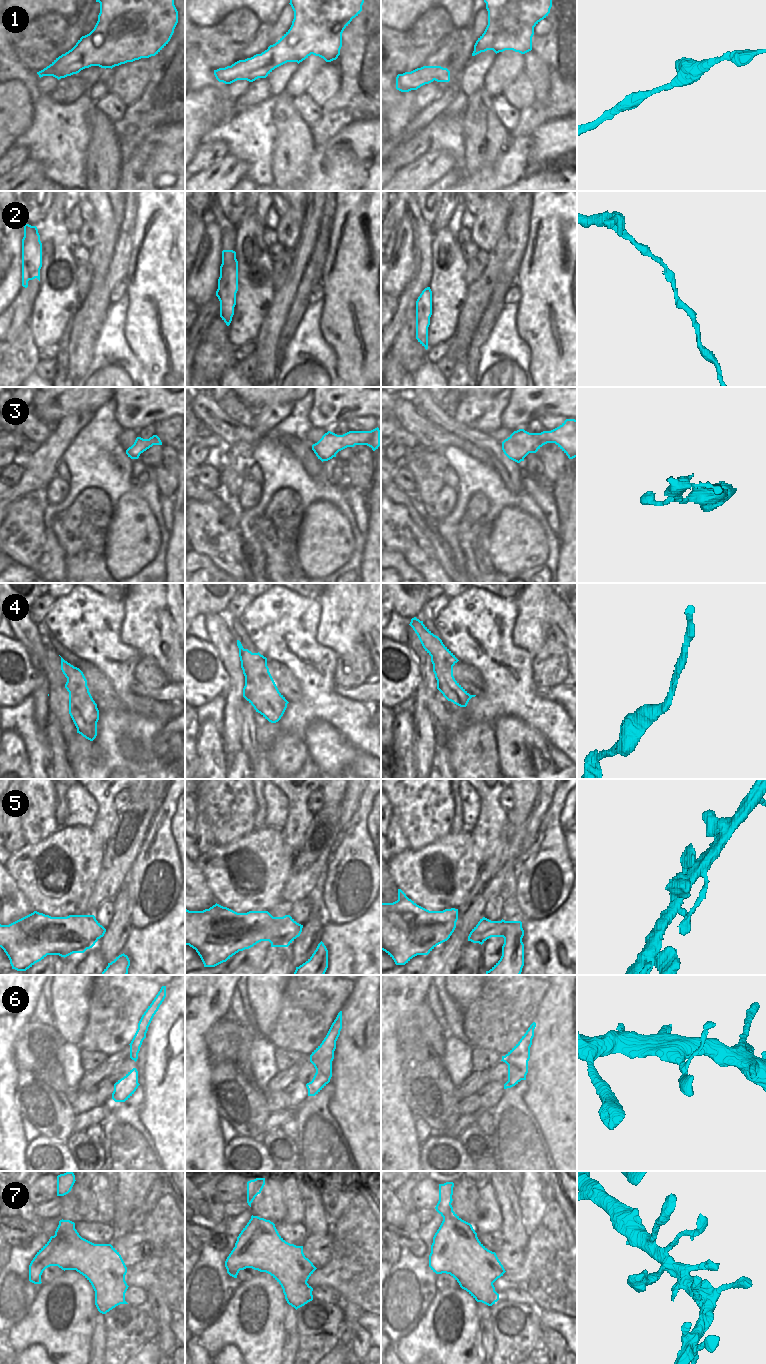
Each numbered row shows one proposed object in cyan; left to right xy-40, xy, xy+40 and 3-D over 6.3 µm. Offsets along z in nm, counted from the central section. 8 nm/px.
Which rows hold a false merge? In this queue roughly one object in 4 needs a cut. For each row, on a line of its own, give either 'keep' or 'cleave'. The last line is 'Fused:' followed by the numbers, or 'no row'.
1: keep
2: keep
3: keep
4: keep
5: keep
6: keep
7: keep
Fused: no row

